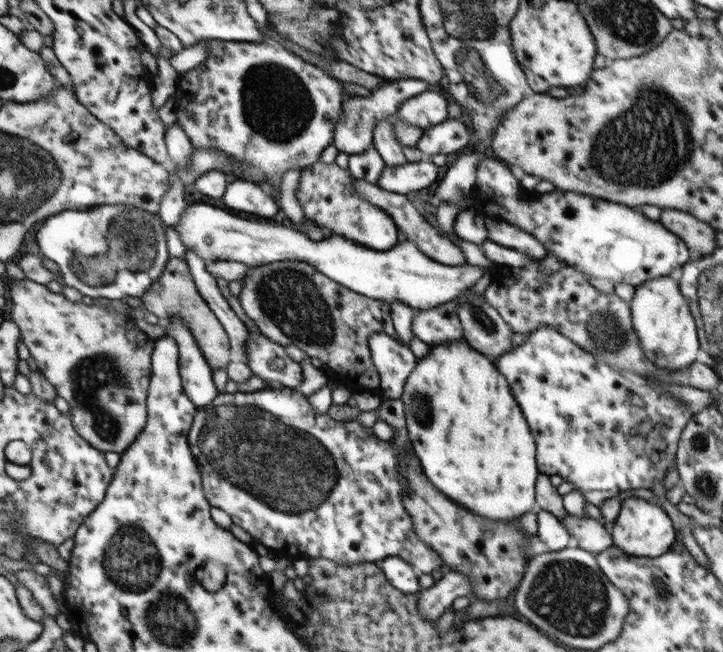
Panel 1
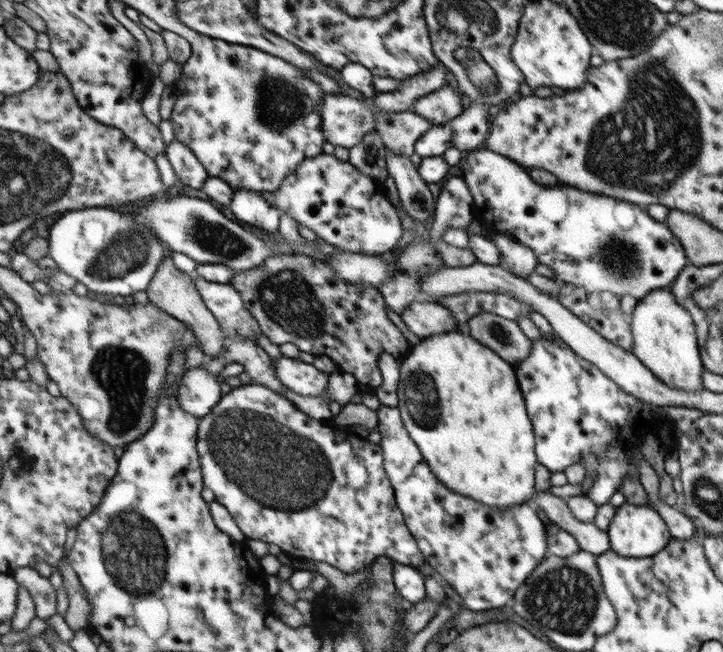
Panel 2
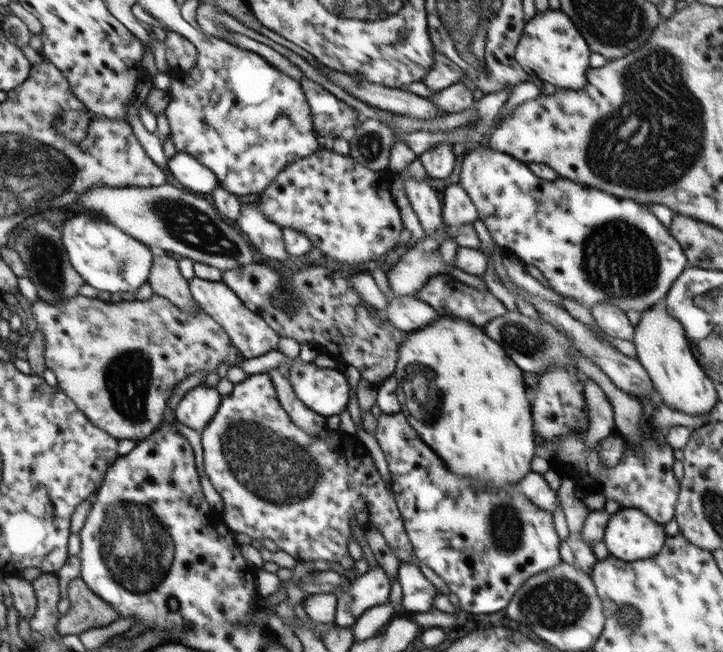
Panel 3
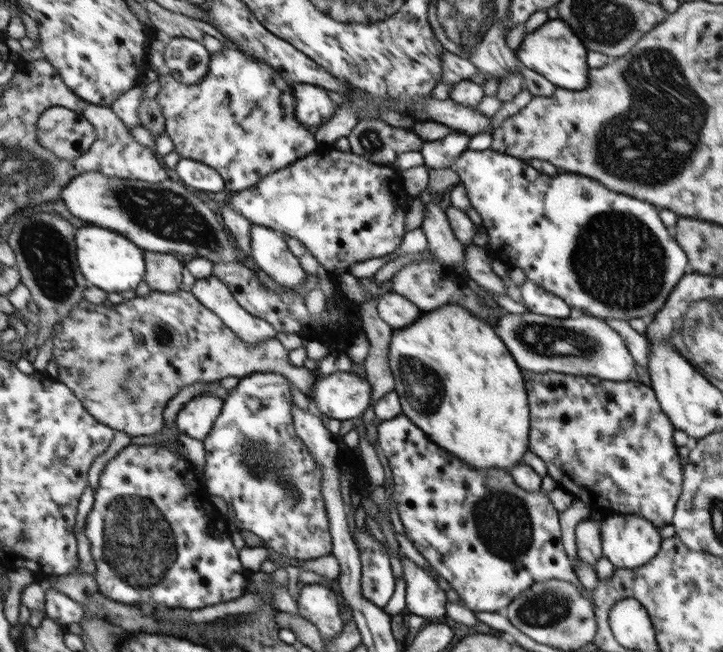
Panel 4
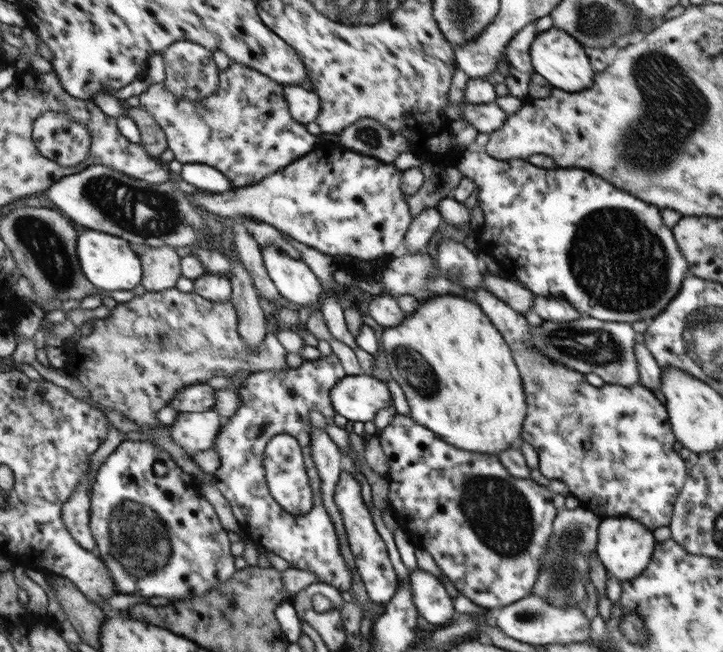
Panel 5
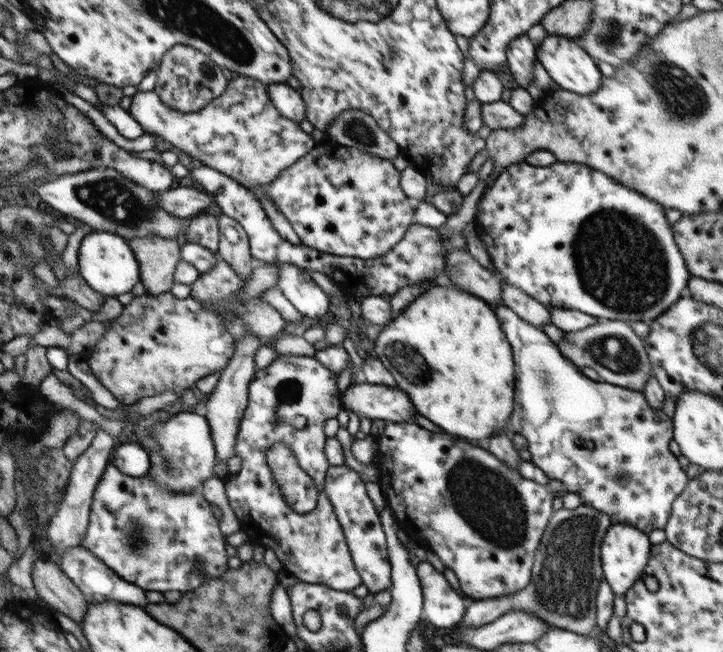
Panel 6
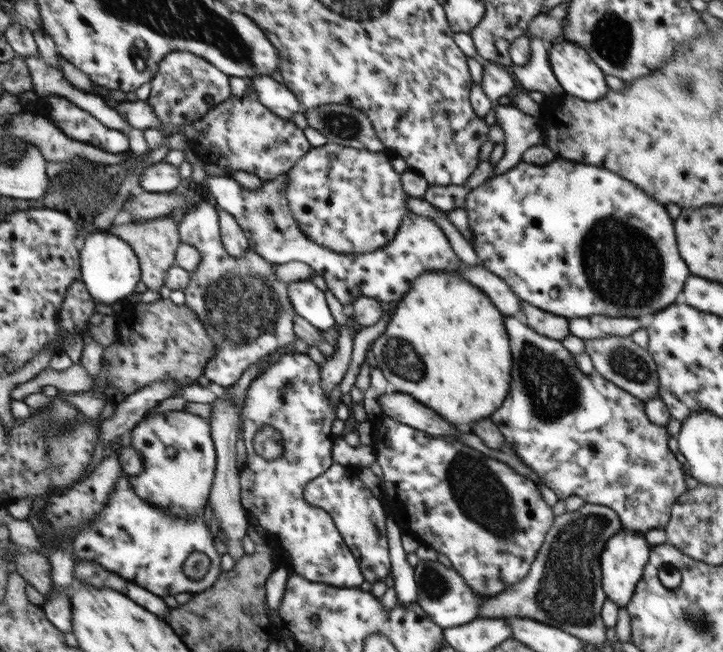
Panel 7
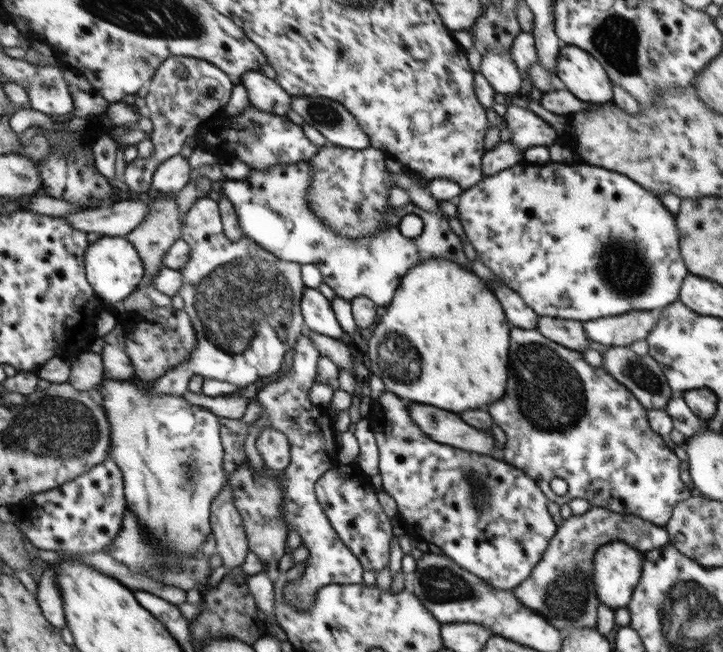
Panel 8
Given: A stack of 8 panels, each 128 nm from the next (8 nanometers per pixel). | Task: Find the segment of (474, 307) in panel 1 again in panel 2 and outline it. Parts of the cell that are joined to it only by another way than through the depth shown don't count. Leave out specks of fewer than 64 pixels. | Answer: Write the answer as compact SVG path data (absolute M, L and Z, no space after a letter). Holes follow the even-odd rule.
M490 312L472 315L463 327L480 344L494 350L500 358L510 364L516 364L532 349L532 339L529 339L518 326L517 321L502 318Z

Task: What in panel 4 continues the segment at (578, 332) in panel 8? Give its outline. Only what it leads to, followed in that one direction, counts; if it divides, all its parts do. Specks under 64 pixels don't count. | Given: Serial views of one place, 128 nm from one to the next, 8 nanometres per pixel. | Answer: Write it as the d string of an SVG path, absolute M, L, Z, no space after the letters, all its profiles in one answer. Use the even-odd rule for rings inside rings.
M468 245L464 253L464 267L474 282L485 290L498 294L508 294L506 284L492 268L493 258L488 250L476 245Z

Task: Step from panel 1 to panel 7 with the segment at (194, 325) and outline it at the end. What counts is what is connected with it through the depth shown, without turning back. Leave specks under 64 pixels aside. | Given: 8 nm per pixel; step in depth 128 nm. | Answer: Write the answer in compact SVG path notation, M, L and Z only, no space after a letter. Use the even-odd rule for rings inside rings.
M160 217L142 224L121 226L112 224L108 232L124 240L134 250L141 268L141 280L150 290L164 291L166 272L174 266L177 247L181 244L177 227L177 218Z

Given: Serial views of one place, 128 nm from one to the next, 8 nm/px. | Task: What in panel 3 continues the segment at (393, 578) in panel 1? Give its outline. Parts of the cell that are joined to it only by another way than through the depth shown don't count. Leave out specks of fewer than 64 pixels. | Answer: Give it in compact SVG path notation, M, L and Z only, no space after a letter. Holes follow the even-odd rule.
M400 560L397 578L402 586L404 614L427 612L434 607L434 597L439 591L420 568Z

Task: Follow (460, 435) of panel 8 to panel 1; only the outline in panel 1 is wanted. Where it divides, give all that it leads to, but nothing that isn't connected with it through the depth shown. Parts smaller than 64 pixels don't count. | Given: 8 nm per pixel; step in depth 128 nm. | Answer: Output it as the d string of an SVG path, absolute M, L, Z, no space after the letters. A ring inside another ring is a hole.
M247 327L247 330L246 363L251 374L266 382L299 389L304 379L300 363L288 356L285 346L268 339L259 329L254 331Z

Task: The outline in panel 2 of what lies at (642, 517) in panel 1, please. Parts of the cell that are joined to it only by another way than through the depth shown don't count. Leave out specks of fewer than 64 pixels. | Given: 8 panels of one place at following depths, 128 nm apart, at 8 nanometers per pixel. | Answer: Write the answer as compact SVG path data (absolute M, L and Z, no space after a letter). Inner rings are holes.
M624 503L616 509L614 518L607 530L610 549L616 554L630 558L644 558L654 556L660 552L672 538L666 521L652 506Z

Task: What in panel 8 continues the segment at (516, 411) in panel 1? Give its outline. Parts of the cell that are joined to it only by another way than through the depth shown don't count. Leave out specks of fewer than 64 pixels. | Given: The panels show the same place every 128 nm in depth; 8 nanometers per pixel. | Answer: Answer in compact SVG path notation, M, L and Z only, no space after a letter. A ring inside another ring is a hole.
M430 258L424 260L416 266L412 266L406 272L406 276L402 276L398 288L394 293L392 303L386 308L386 314L380 317L378 324L376 323L375 332L368 340L368 356L370 358L370 370L378 375L384 382L386 390L393 392L396 396L406 400L414 401L420 404L432 405L442 410L450 410L450 412L466 412L466 410L478 410L484 406L490 406L492 402L500 400L506 392L506 380L508 380L508 346L510 346L510 329L512 325L506 319L500 302L494 296L494 290L490 288L486 281L483 281L478 274L474 274L468 267L460 266L452 260L444 260L444 258Z

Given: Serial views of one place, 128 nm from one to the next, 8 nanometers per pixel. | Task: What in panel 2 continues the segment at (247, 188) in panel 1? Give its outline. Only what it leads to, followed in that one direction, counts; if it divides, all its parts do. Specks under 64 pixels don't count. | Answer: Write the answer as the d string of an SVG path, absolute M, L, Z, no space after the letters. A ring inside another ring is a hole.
M234 189L229 208L247 227L267 235L278 231L281 212L265 194L250 189Z

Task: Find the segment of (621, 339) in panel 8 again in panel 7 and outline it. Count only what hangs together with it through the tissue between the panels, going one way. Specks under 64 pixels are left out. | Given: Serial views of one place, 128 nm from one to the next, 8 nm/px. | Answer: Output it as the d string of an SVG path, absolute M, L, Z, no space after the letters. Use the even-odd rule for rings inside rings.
M595 315L588 318L568 319L568 332L584 341L590 338L606 337L606 335L631 335L638 327L642 327L641 322L630 318Z

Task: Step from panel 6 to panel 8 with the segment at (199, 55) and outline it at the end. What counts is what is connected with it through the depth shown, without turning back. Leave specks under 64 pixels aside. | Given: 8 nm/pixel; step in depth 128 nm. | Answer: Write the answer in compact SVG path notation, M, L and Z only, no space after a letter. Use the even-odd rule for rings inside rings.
M186 55L166 58L148 85L149 91L144 100L153 122L151 141L155 150L148 158L139 157L129 162L122 178L135 196L151 194L151 181L156 168L168 158L179 154L186 138L202 131L205 123L224 111L235 86L228 74L214 64Z

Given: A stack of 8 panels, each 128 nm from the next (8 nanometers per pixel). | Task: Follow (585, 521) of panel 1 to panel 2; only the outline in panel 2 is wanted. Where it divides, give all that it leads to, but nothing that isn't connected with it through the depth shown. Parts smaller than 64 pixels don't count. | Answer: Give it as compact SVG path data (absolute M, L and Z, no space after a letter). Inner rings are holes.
M534 490L532 499L544 511L544 514L558 525L562 530L569 532L579 542L582 550L595 556L610 549L610 541L607 532L602 531L593 522L582 522L570 511L568 503L562 497L554 496L550 492L538 492Z

